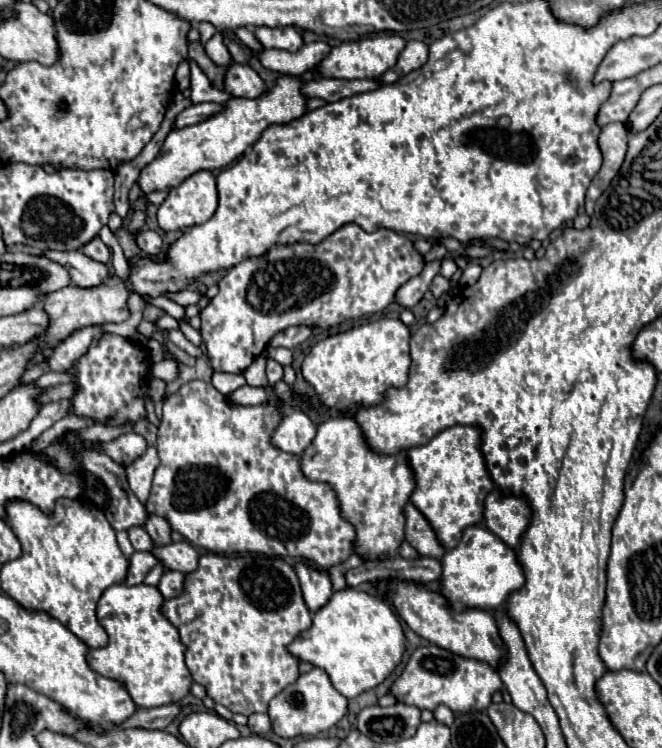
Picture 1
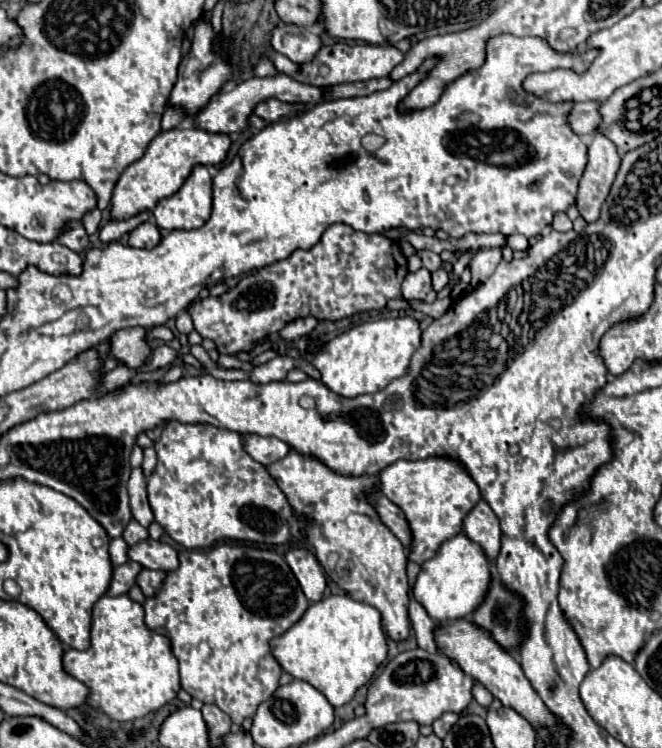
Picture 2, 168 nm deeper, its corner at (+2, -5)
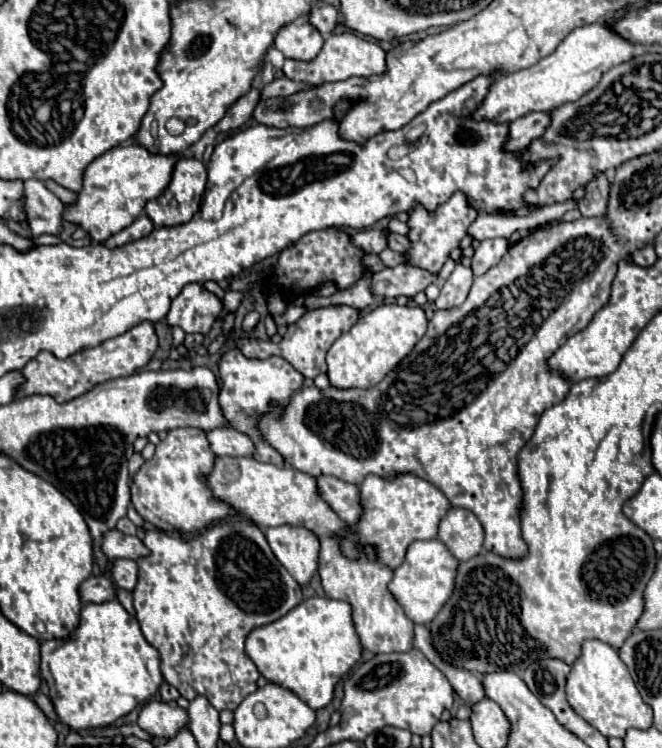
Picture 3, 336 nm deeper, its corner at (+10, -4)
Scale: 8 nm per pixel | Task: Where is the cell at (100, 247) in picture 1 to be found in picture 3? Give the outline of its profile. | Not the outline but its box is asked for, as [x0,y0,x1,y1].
[24,181,62,237]

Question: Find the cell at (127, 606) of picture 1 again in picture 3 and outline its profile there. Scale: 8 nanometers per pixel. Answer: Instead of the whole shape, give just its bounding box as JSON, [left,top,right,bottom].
[40,601,160,731]

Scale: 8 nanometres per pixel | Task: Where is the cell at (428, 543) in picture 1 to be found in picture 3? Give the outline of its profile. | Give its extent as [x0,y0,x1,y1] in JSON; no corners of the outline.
[316,475,360,523]

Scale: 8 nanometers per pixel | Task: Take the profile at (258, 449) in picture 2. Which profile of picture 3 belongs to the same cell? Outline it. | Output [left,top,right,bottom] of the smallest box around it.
[206,425,254,457]

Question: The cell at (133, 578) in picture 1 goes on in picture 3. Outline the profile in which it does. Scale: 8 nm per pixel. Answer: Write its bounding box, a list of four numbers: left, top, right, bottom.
[78,571,114,603]

